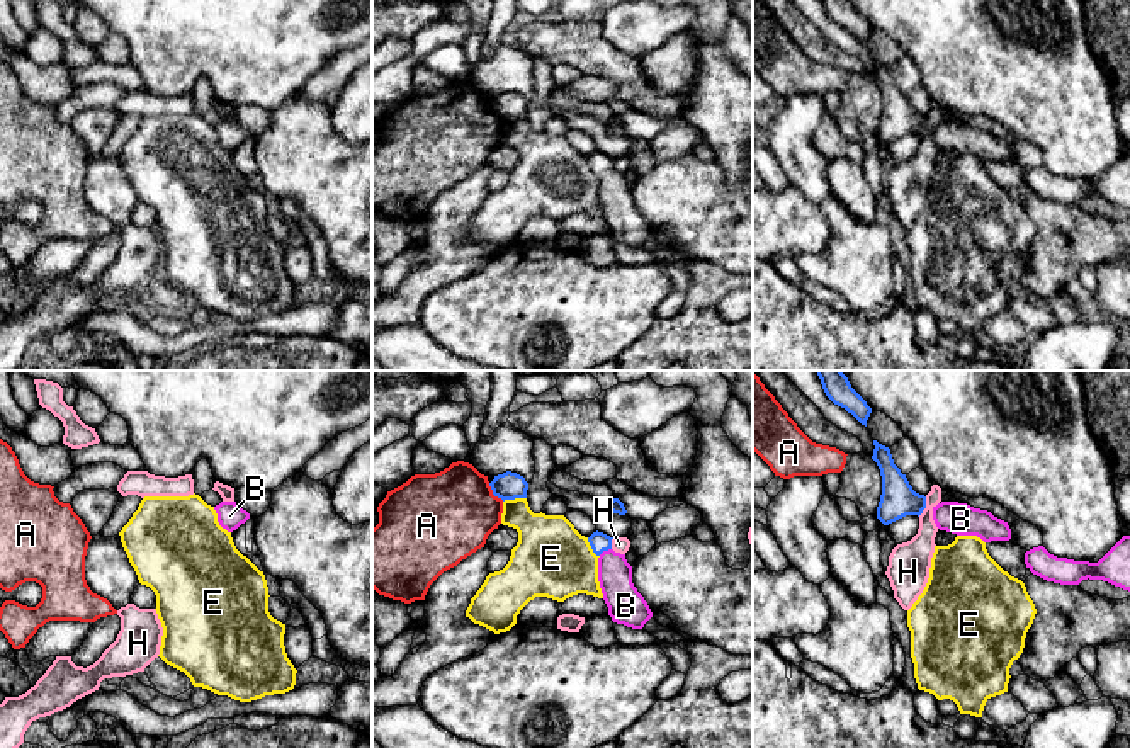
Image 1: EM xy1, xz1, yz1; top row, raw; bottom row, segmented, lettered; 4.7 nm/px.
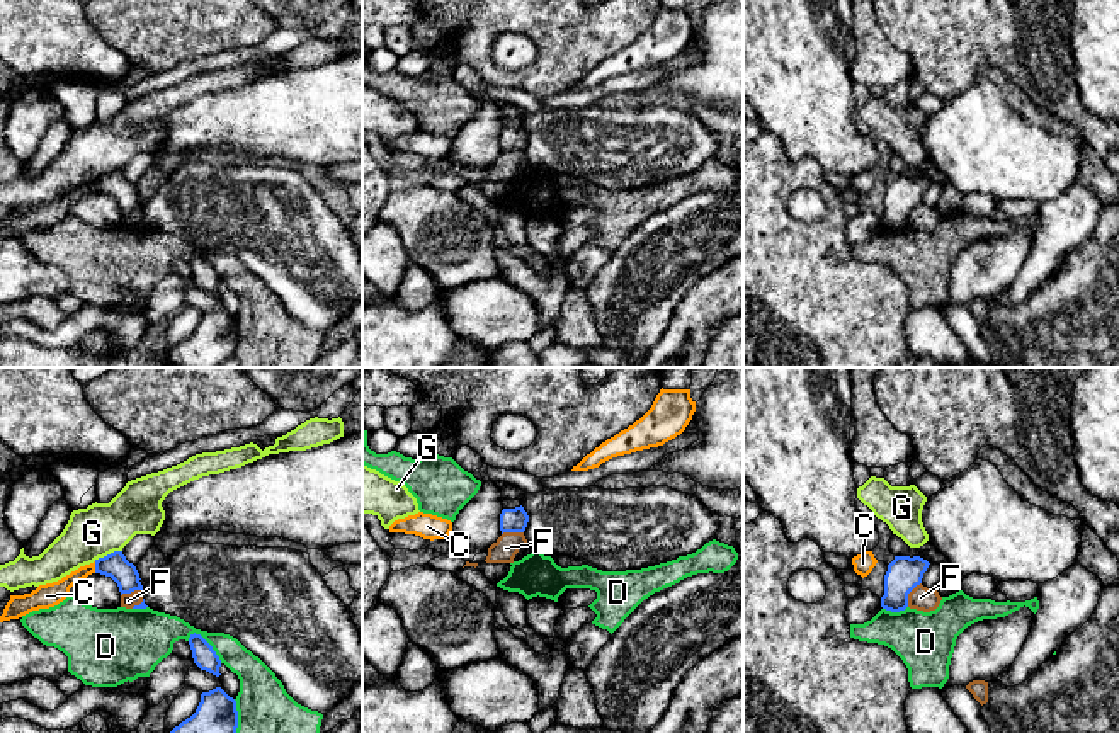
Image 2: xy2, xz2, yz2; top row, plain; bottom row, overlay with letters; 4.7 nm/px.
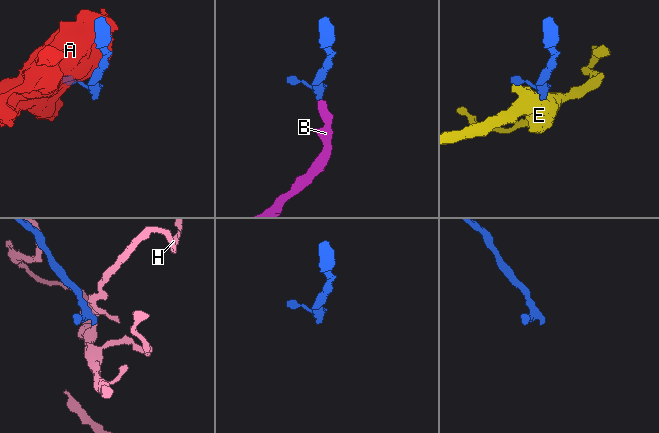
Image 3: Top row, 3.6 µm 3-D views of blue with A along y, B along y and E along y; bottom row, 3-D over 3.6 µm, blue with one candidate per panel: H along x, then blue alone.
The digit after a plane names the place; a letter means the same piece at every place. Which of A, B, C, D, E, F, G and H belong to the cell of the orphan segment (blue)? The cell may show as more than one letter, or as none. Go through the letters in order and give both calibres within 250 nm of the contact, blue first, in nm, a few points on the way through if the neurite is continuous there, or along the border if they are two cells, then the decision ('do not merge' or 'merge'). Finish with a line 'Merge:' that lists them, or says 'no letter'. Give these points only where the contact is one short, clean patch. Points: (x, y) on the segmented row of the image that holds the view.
A: 130 nm thick on the blue side, 420 nm on the other; border along xz1 (488, 483), (491, 492), (503, 500); do not merge
B: 90 nm thick on the blue side, 160 nm on the other; runs through xz1 (598, 541), (604, 549), (622, 599); merge
C: 120 nm thick on the blue side, 110 nm on the other; border along xy2 (94, 562), (96, 572); do not merge
D: 110 nm thick on the blue side, 190 nm on the other; do not merge
E: 130 nm thick on the blue side, 260 nm on the other; do not merge
F: 160 nm thick on the blue side, 110 nm on the other; border along yz2 (920, 582), (908, 594), (907, 606); do not merge
G: 120 nm thick on the blue side, 240 nm on the other; border along xy2 (121, 550), (94, 560); do not merge
H: 170 nm thick on the blue side, 170 nm on the other; do not merge
Merge: B

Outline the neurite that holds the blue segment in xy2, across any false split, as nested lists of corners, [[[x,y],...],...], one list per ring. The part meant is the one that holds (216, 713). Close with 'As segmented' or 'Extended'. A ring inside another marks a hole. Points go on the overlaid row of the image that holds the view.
[[[221,687],[201,694],[196,713],[170,733],[236,733],[236,701]]]. As segmented

